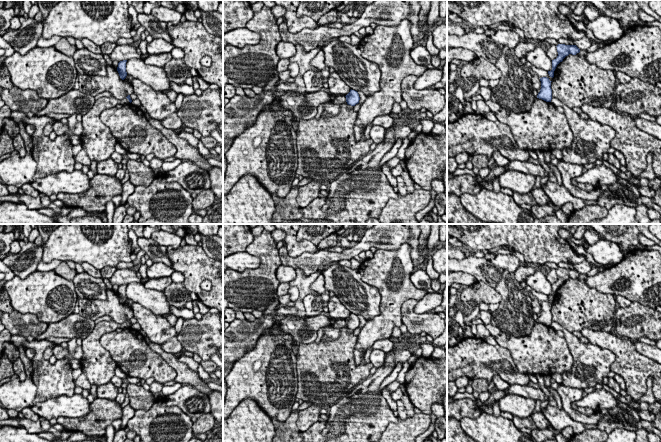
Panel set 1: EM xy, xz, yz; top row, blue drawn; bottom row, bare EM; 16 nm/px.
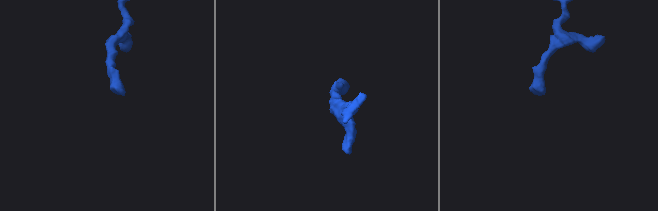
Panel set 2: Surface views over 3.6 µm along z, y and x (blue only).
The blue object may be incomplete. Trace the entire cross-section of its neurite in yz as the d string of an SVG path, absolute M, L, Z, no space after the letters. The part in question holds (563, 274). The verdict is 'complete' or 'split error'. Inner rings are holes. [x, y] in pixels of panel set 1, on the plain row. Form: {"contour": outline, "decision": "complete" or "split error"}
{"contour": "M558 268L557 270L558 280L556 283L552 284L552 294L548 295L550 301L554 301L554 295L557 289L563 285L563 283L569 278L576 279L580 276L580 273L576 269L565 269Z", "decision": "complete"}

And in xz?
{"contour": "M350 314L350 316L345 320L348 329L355 330L359 327L360 321L357 315Z", "decision": "complete"}

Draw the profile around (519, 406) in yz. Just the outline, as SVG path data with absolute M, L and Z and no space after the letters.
M507 394L499 400L499 408L502 412L509 412L519 418L531 417L536 407L534 399L519 395Z

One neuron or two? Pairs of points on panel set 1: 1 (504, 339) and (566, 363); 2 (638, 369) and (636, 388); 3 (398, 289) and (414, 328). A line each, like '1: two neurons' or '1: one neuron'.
1: one neuron
2: one neuron
3: two neurons

